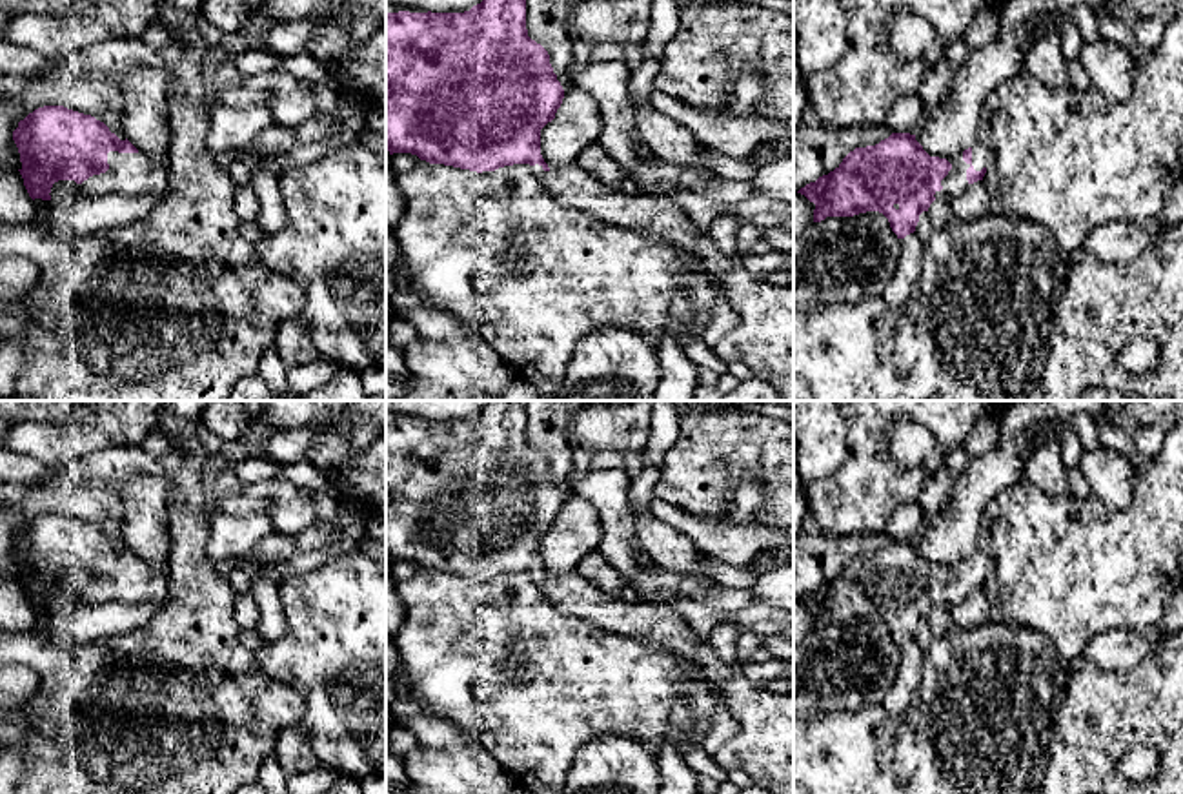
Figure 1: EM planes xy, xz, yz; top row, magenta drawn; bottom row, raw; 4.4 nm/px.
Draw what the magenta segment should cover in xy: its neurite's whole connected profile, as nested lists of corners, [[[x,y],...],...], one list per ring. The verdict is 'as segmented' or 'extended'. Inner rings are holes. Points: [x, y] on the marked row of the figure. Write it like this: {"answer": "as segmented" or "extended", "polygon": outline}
{"answer": "extended", "polygon": [[[44,106],[29,113],[13,131],[20,153],[18,169],[29,197],[51,200],[51,188],[58,180],[75,180],[82,197],[146,193],[166,195],[169,191],[169,162],[144,157],[127,138],[120,140],[109,127],[91,115],[64,106]]]}

